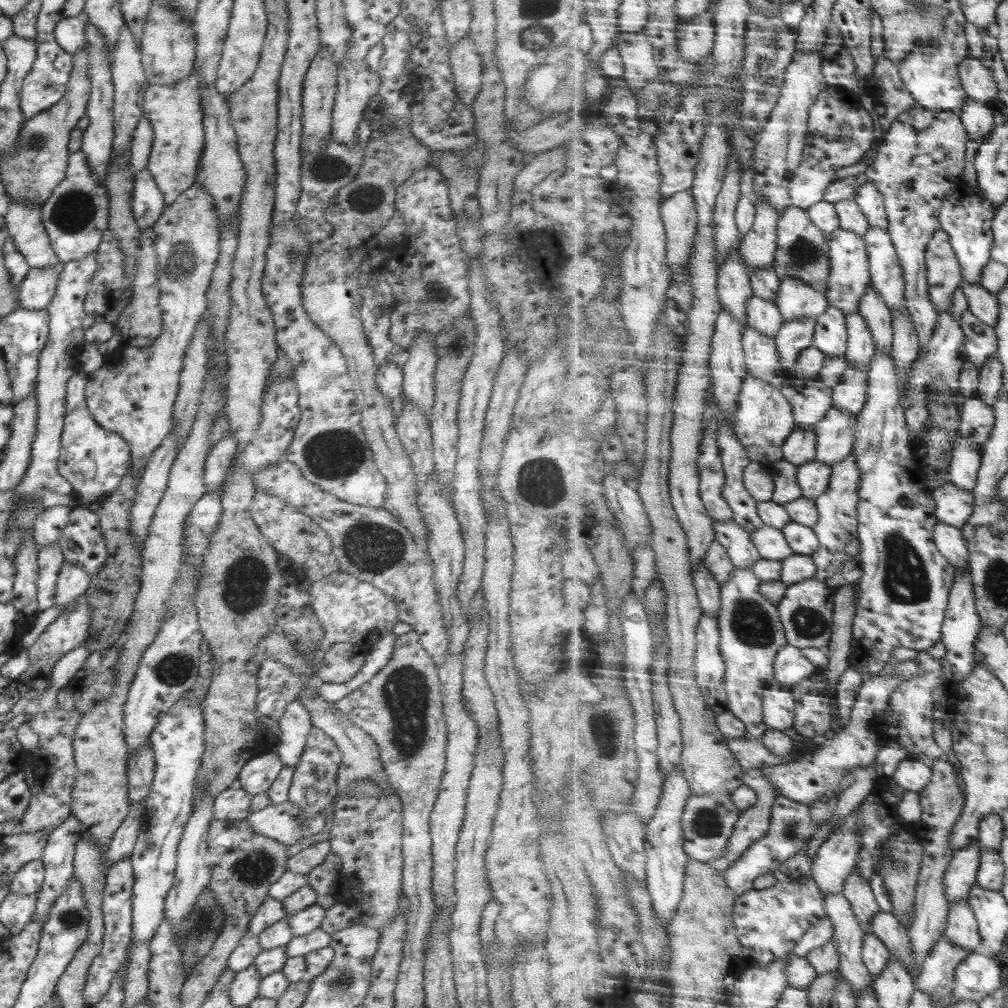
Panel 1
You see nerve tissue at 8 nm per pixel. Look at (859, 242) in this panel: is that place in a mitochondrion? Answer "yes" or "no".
no

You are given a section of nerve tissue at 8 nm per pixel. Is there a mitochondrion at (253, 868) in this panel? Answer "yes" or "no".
yes

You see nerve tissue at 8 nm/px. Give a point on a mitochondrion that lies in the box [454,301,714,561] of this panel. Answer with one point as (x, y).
(539, 481)

